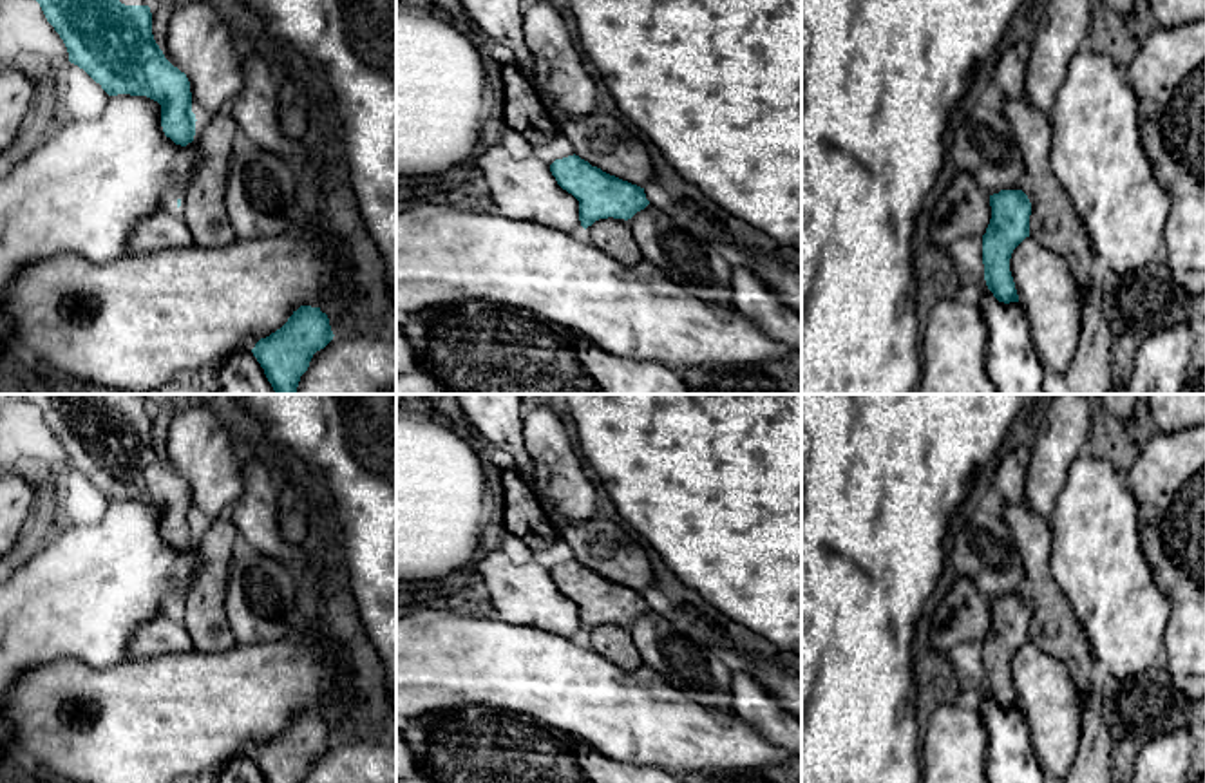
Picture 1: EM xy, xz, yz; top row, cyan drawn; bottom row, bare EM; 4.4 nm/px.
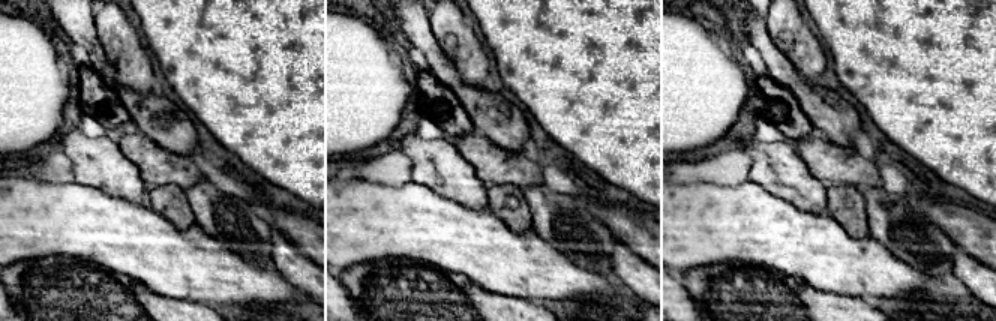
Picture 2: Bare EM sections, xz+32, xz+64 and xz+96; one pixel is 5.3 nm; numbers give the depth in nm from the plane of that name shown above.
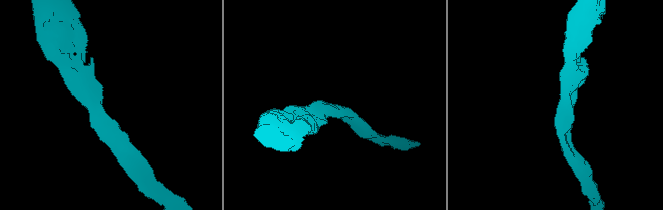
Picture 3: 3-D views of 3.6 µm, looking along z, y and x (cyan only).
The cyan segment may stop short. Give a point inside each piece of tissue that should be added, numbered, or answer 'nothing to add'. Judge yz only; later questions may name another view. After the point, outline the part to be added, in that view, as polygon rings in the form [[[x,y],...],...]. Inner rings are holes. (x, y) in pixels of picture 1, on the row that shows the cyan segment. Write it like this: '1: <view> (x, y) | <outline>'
nothing to add

